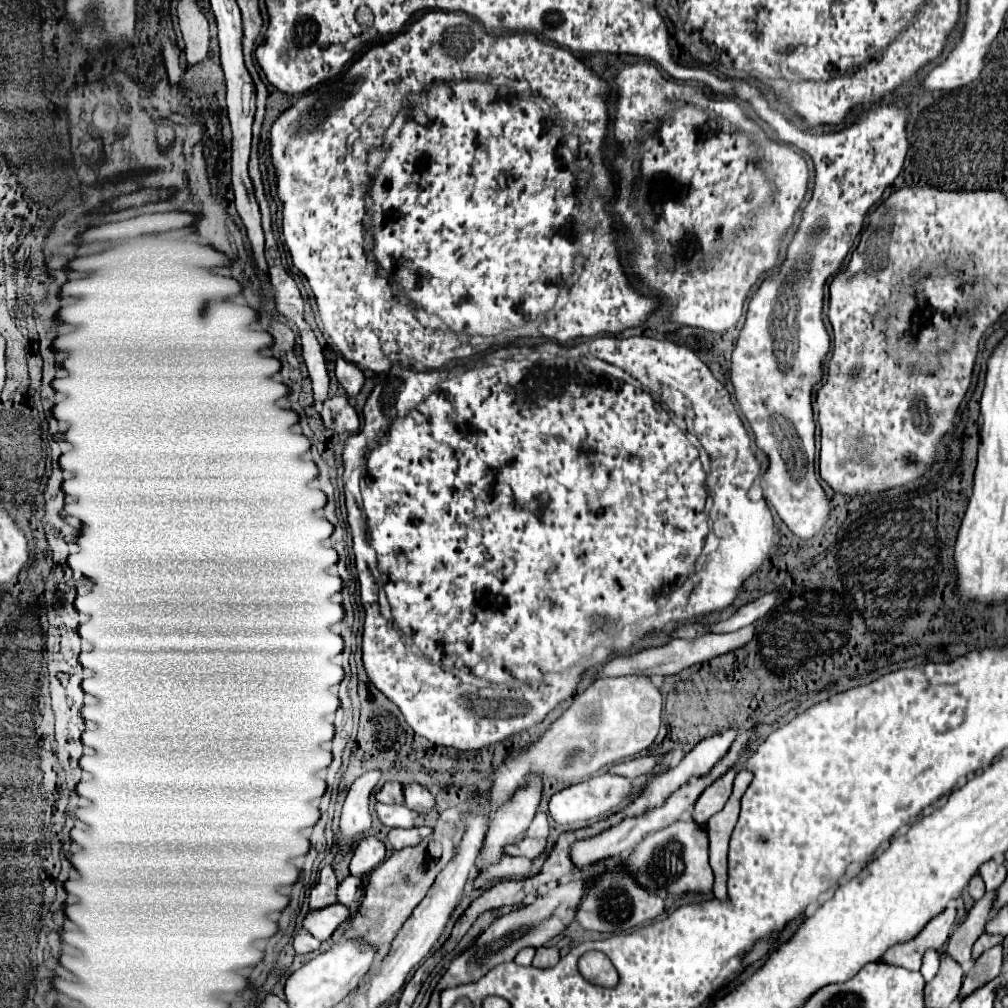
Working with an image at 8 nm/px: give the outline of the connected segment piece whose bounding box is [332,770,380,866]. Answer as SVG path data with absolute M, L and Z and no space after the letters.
M372 770L362 774L348 790L344 800L342 818L340 818L340 834L342 846L338 848L332 866L338 866L344 856L352 850L352 842L358 836L364 836L372 828L372 812L370 812L370 796L380 780L380 770Z

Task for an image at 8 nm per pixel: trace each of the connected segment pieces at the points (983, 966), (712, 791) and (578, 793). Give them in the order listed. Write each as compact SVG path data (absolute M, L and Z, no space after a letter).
M994 946L994 948L986 950L976 960L974 968L966 974L958 1002L962 1002L962 998L970 996L974 990L982 988L986 982L994 980L1000 974L1000 966L1002 966L1002 946Z
M726 772L724 778L718 778L718 782L712 782L698 798L694 806L694 820L704 826L708 818L716 812L720 812L732 792L734 776L736 772Z
M602 774L590 780L584 780L580 784L568 786L560 792L556 792L550 798L550 816L560 826L572 826L580 822L598 822L614 812L618 812L626 802L632 800L632 782L628 778L620 778L618 774Z

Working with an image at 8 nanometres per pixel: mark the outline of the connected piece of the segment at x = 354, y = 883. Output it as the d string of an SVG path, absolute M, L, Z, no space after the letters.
M348 876L338 886L338 902L346 906L358 904L362 894L364 894L364 882L360 876Z

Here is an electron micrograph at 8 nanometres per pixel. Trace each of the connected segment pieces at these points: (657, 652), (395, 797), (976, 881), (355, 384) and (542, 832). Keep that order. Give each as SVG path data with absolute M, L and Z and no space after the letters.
M750 624L746 628L740 628L736 632L722 632L722 634L704 634L704 636L698 636L694 640L682 640L682 638L674 638L672 642L668 642L666 646L662 648L648 648L648 650L642 650L638 654L632 654L632 656L618 656L614 660L610 660L600 672L598 672L598 678L600 676L626 676L626 674L648 674L648 676L668 676L668 674L678 674L682 672L684 668L690 668L694 664L702 664L702 662L708 662L716 656L722 656L722 654L728 654L732 650L738 650L742 648L746 642L750 642L754 638L754 628L756 624Z
M386 782L382 790L376 794L376 800L382 804L404 804L402 798L402 784L398 782Z
M976 874L972 880L970 880L970 886L968 886L968 892L974 900L980 900L984 896L984 882L980 878L980 874Z
M342 356L336 358L336 378L348 396L356 396L364 384L362 370L356 364L344 360Z
M538 812L536 818L532 820L530 828L528 828L528 836L530 838L548 838L550 834L550 826L548 826L548 816Z

